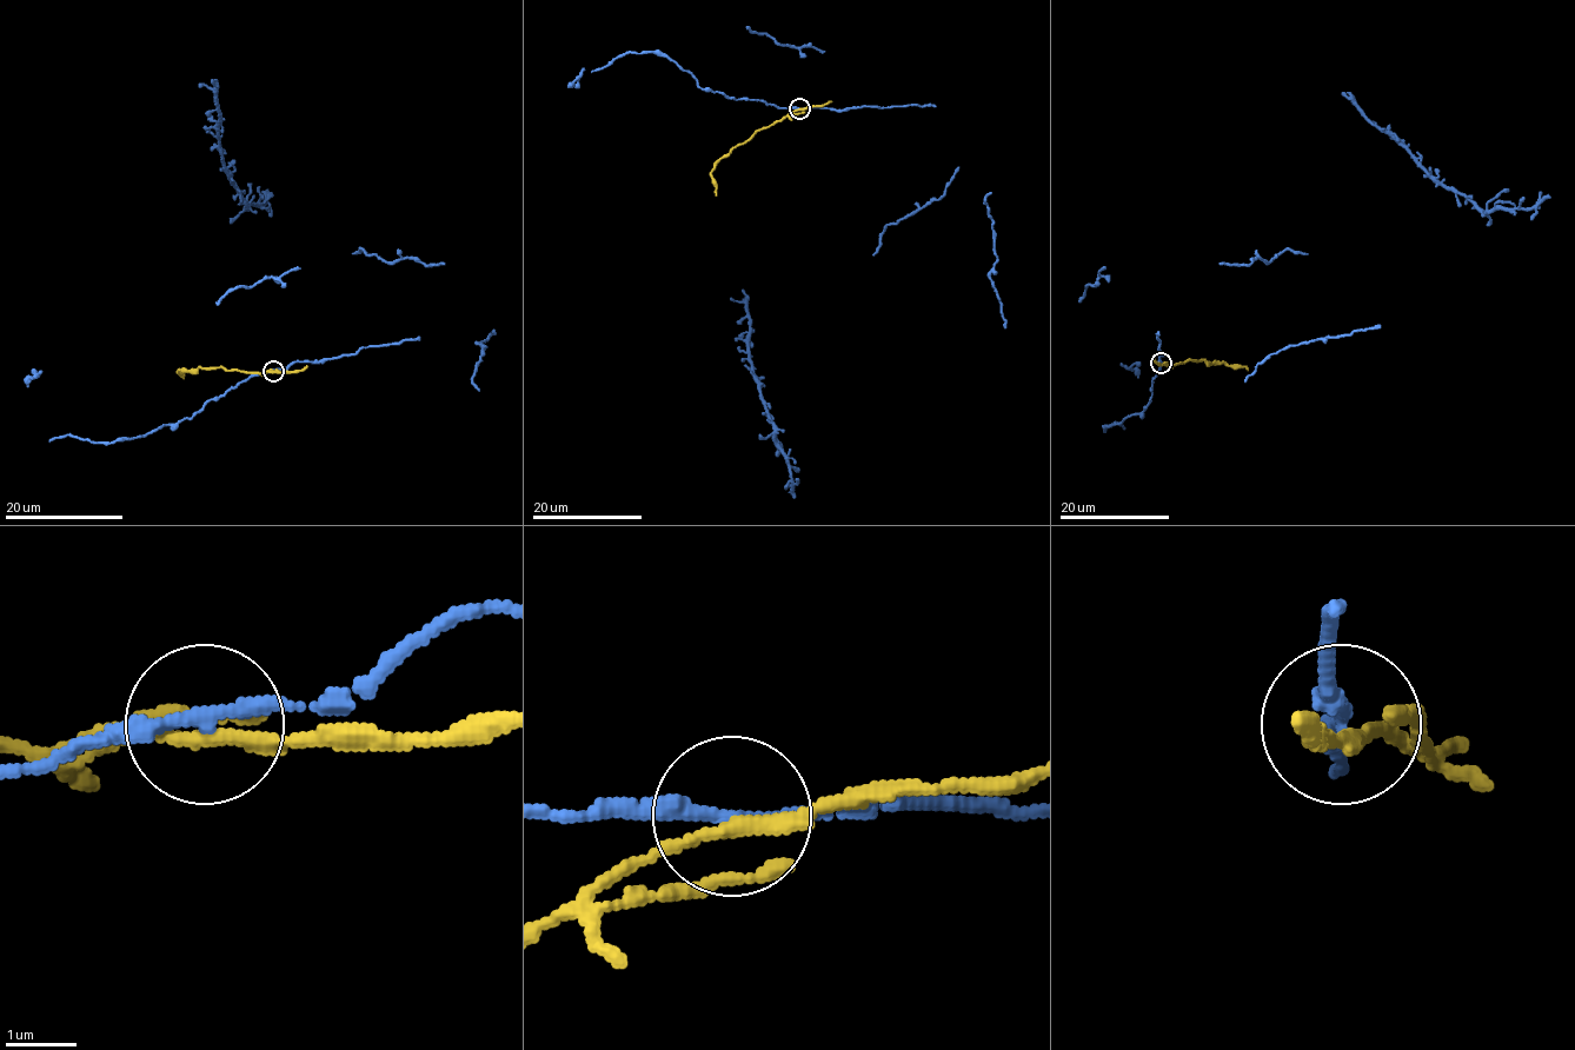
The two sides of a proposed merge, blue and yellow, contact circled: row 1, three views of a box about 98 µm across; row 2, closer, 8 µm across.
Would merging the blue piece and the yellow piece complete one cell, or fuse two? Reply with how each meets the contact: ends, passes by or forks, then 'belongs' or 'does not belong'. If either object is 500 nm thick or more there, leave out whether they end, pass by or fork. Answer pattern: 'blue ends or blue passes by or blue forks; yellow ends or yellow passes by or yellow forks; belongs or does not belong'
blue passes by; yellow passes by; does not belong

